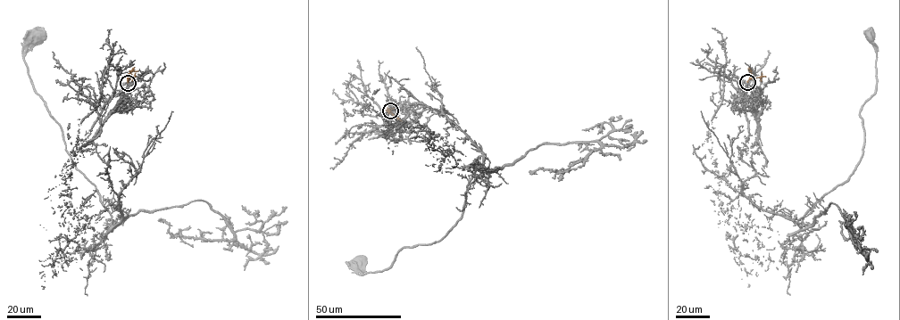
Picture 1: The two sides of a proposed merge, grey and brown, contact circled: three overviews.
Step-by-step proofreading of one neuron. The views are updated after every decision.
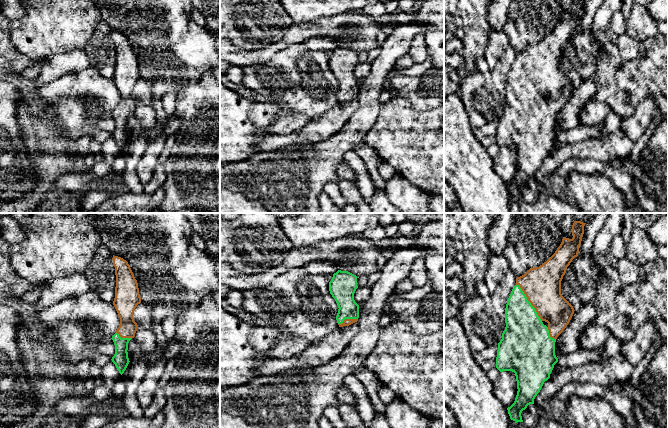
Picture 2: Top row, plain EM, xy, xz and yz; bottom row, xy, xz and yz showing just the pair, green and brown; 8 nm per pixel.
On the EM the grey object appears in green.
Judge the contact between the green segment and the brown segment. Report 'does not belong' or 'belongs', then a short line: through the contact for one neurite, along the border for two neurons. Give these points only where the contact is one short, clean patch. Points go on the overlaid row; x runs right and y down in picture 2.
belongs

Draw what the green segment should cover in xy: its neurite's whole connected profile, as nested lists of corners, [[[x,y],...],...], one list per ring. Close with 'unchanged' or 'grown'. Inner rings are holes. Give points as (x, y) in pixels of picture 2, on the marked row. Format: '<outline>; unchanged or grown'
[[[113,255],[115,267],[116,287],[113,305],[120,318],[120,326],[112,336],[115,345],[115,354],[112,362],[122,375],[129,364],[128,343],[135,337],[138,325],[134,321],[133,313],[141,303],[137,280],[126,260]]]; grown

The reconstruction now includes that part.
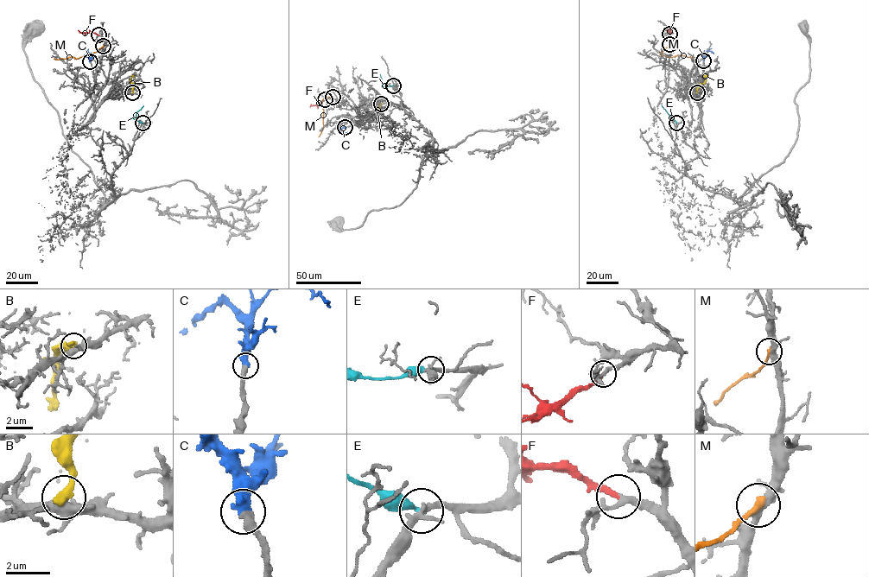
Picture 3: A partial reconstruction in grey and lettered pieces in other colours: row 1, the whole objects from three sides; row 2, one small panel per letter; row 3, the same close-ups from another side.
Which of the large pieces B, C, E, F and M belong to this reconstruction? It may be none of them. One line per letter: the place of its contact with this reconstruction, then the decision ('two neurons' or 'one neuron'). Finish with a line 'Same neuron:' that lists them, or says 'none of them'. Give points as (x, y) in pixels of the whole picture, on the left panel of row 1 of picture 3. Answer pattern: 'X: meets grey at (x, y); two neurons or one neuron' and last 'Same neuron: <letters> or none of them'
B: meets grey at (132, 92); two neurons
C: meets grey at (90, 61); one neuron
E: meets grey at (142, 123); two neurons
F: meets grey at (98, 34); one neuron
M: meets grey at (103, 46); two neurons
Same neuron: C, F

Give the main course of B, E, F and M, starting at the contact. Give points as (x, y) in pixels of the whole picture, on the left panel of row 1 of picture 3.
B: (132, 92), (134, 85), (130, 80), (134, 75)
E: (142, 123), (136, 117), (143, 105)
F: (98, 34), (78, 29)
M: (103, 46), (77, 59), (53, 59)

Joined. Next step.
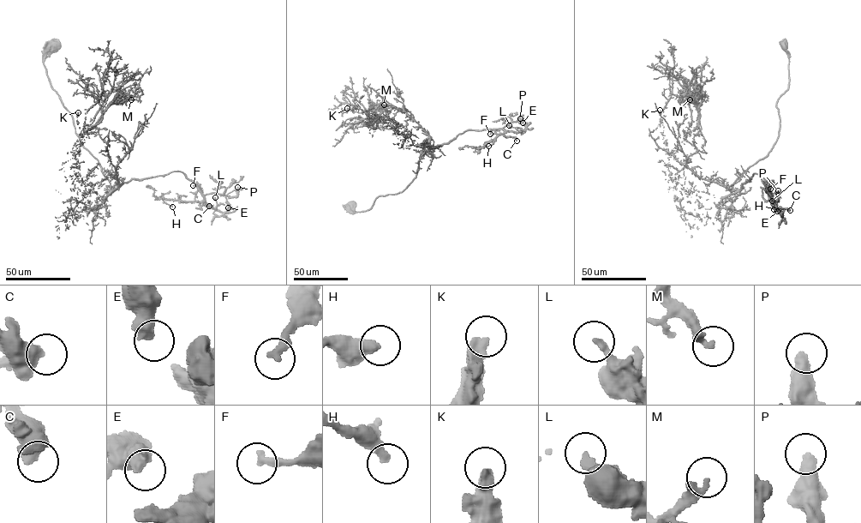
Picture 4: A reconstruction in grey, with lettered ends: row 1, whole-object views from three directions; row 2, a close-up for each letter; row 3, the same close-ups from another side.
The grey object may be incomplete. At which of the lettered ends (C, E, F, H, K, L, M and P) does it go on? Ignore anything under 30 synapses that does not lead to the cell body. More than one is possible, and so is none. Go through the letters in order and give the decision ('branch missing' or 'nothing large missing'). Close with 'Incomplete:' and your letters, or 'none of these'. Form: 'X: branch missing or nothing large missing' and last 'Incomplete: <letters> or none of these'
C: nothing large missing
E: nothing large missing
F: nothing large missing
H: nothing large missing
K: branch missing
L: nothing large missing
M: nothing large missing
P: nothing large missing
Incomplete: K

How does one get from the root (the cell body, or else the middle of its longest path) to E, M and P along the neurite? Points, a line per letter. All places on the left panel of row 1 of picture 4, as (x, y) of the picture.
E: (56, 45), (44, 62), (46, 75), (110, 193), (133, 179), (180, 171), (204, 195), (224, 195), (228, 207)
M: (56, 45), (44, 62), (46, 75), (111, 190), (129, 148), (96, 123), (118, 93), (131, 99)
P: (56, 45), (44, 62), (46, 75), (110, 193), (133, 179), (175, 171), (204, 195), (234, 196), (237, 187)

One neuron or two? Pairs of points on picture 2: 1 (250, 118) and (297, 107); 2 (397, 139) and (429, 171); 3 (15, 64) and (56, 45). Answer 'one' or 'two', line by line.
1: two
2: one
3: two

